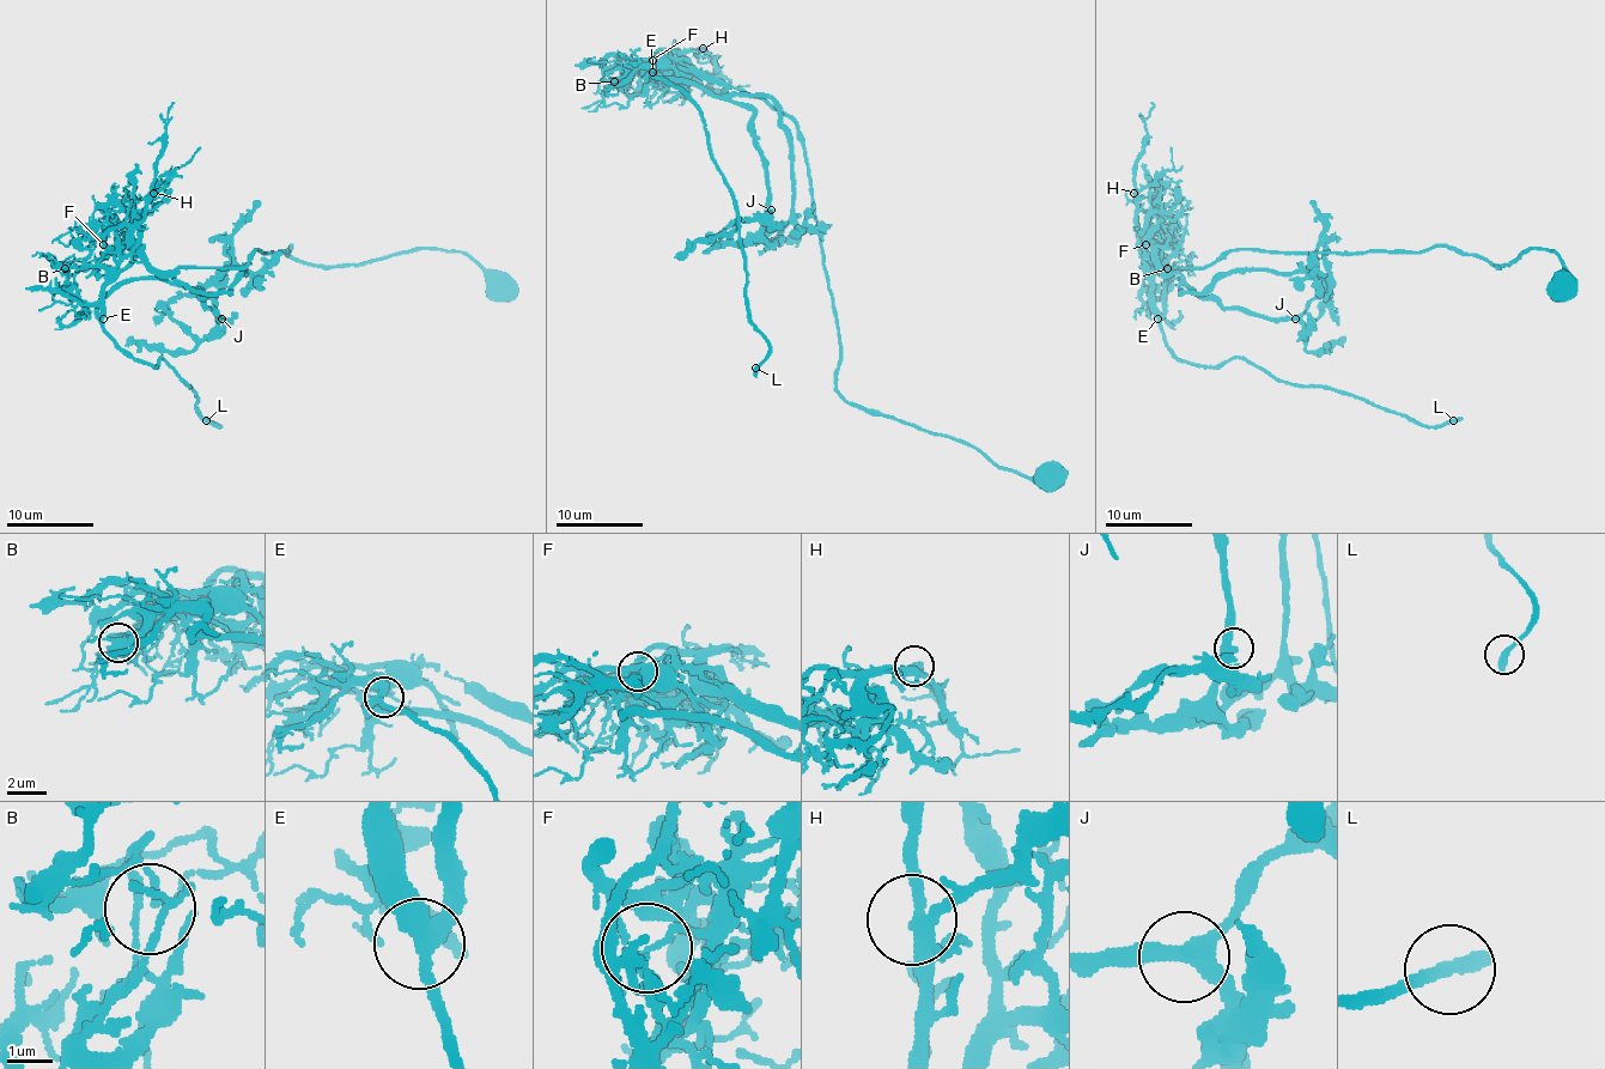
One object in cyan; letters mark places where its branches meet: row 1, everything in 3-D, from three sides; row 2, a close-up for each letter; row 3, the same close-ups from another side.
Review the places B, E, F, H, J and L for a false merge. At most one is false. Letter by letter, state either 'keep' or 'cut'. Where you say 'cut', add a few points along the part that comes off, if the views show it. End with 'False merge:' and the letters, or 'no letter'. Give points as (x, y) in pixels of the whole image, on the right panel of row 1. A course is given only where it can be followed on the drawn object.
B: keep
E: keep
F: cut | (1146, 244), (1156, 242), (1151, 313), (1181, 360), (1245, 358), (1430, 425), (1463, 419)
H: keep
J: keep
L: keep
False merge: F

